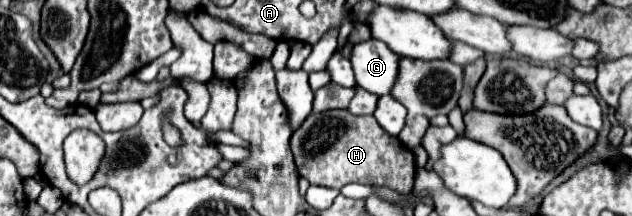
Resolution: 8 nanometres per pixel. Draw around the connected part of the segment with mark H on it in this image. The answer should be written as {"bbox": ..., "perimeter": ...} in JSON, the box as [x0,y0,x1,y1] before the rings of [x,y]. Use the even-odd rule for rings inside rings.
{"bbox":[290,110,416,194],"perimeter":[[[348,110],[310,114],[290,138],[298,174],[314,186],[340,190],[350,182],[384,186],[400,194],[412,192],[416,160],[408,146],[390,136],[374,116],[354,116]]]}

